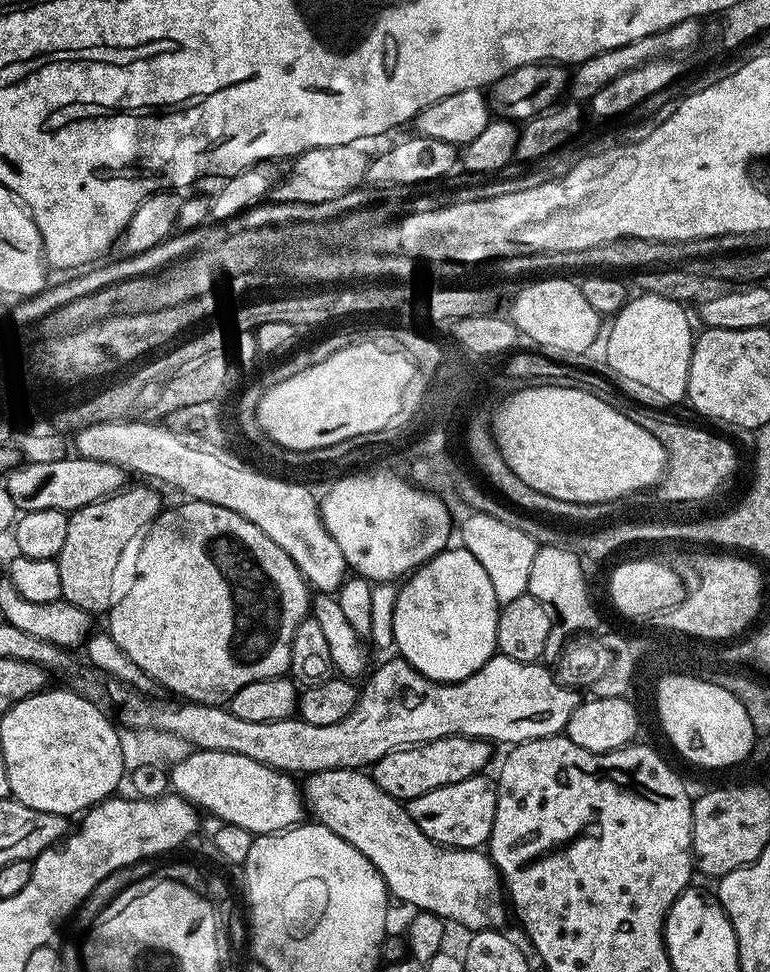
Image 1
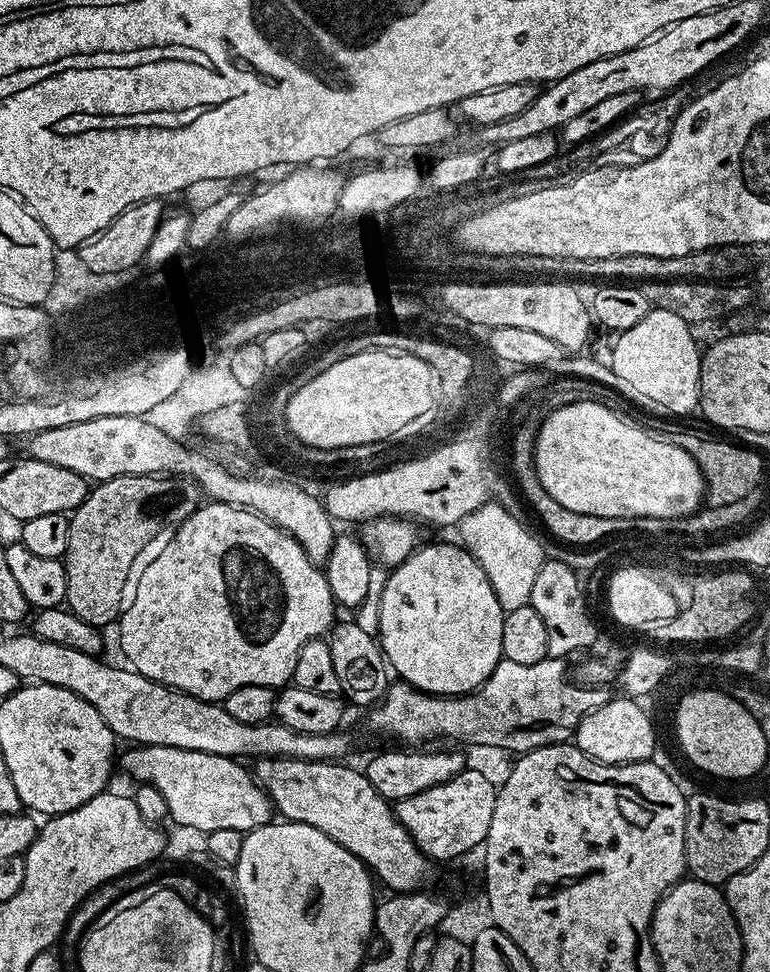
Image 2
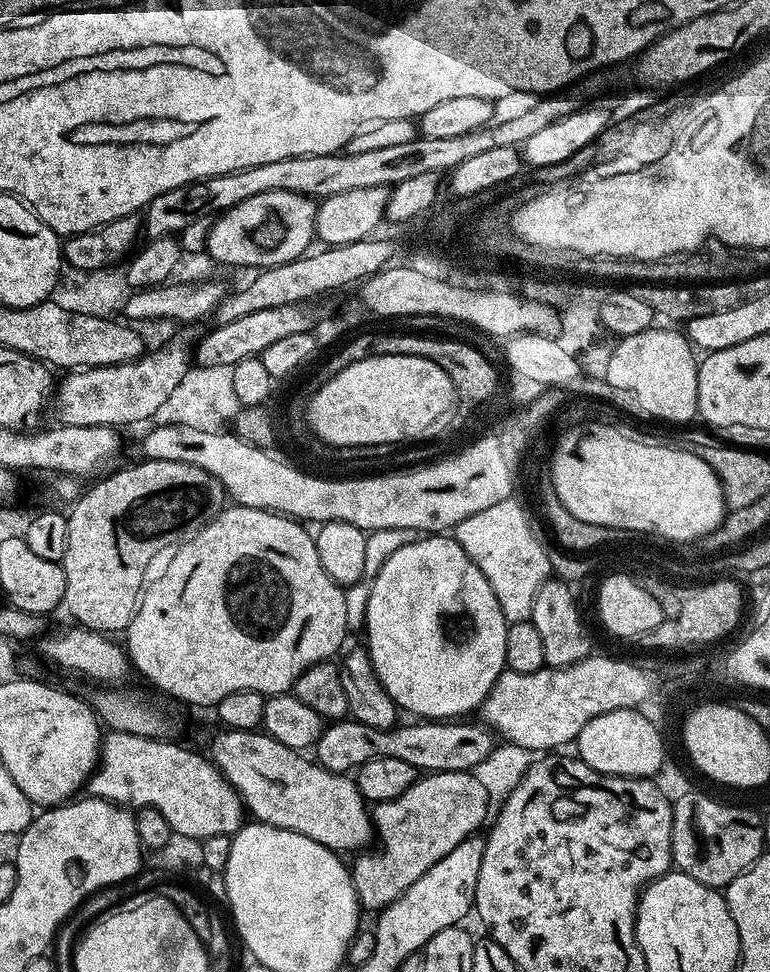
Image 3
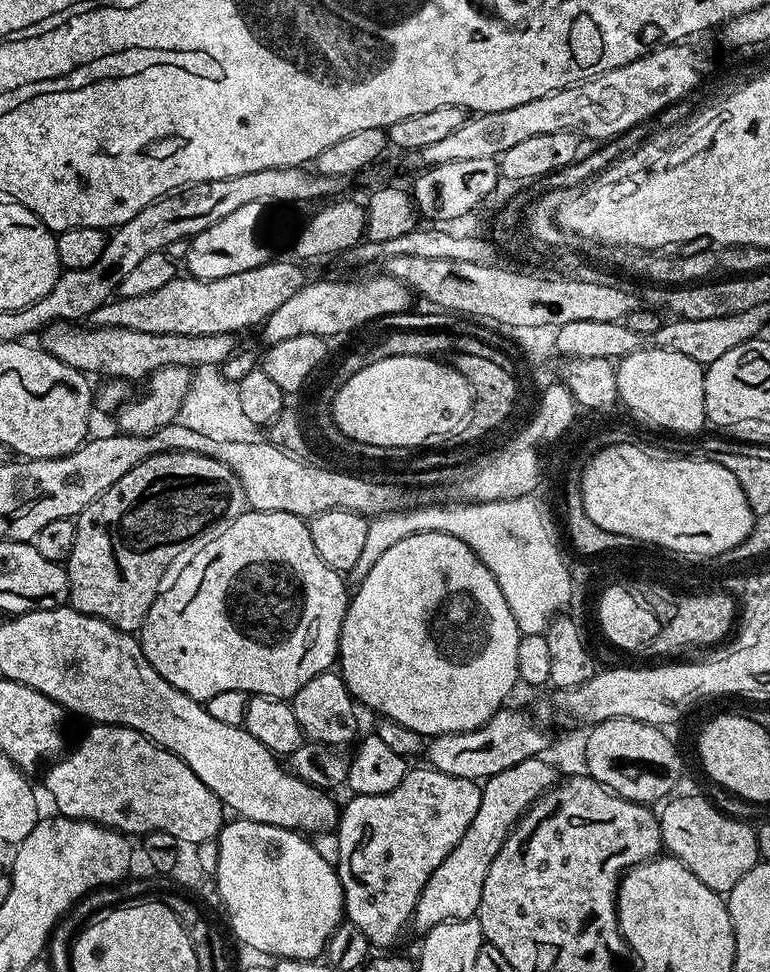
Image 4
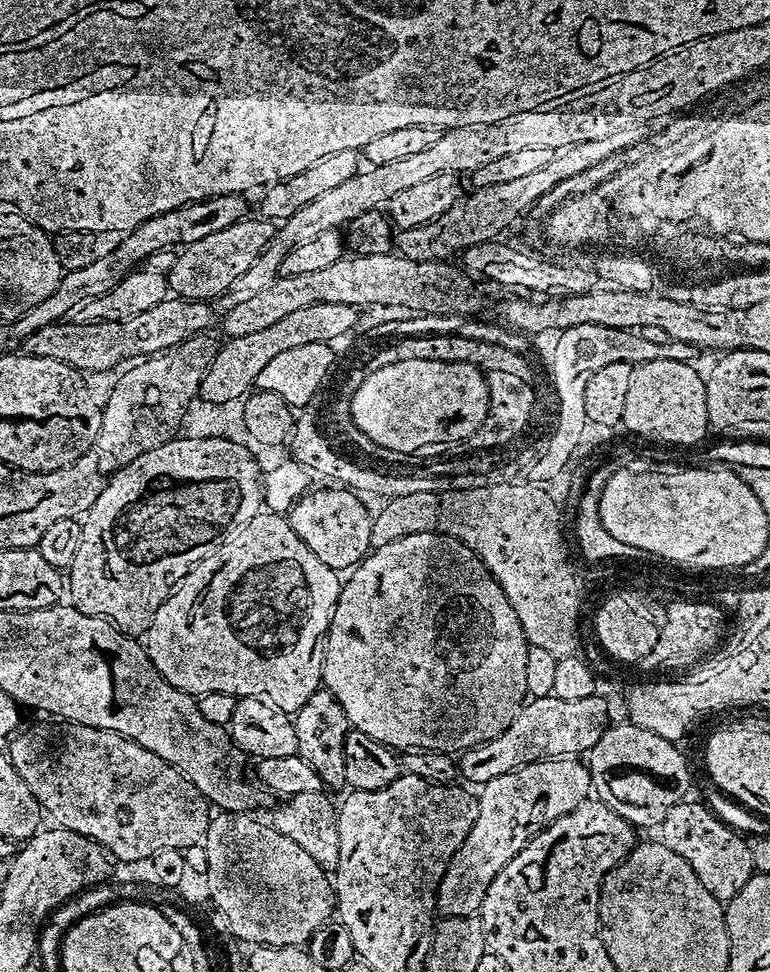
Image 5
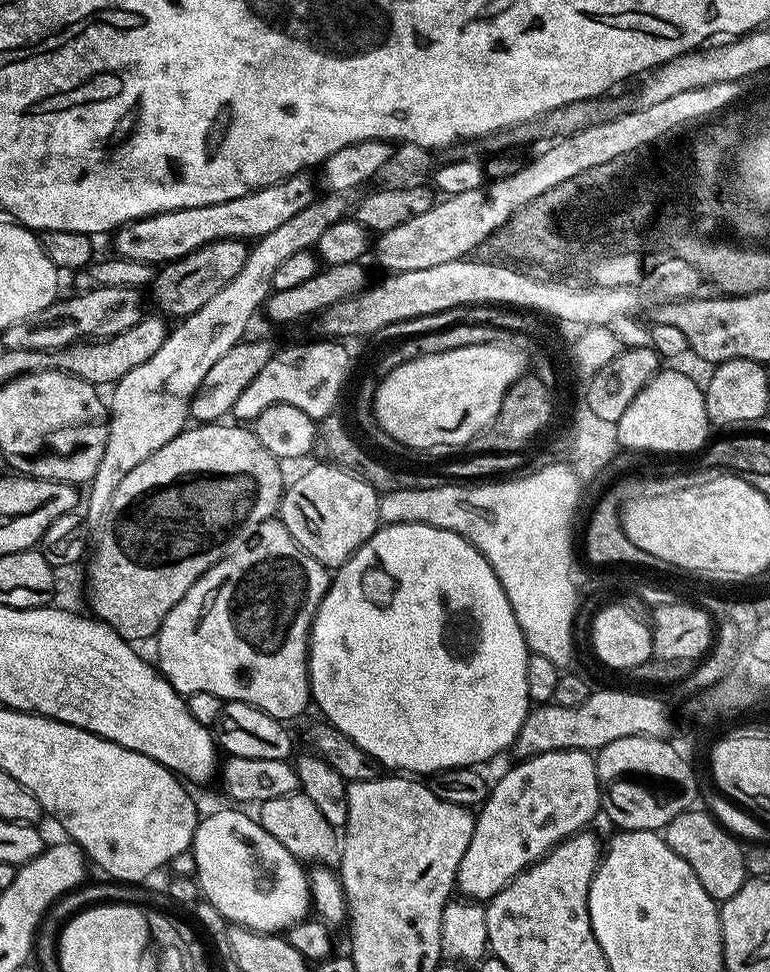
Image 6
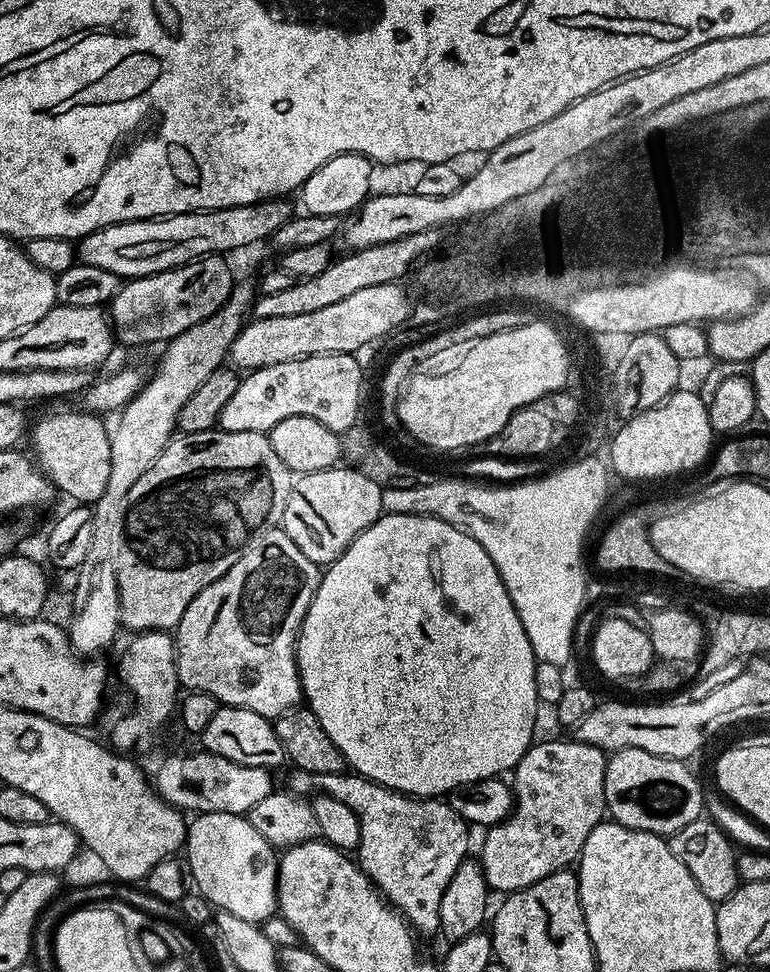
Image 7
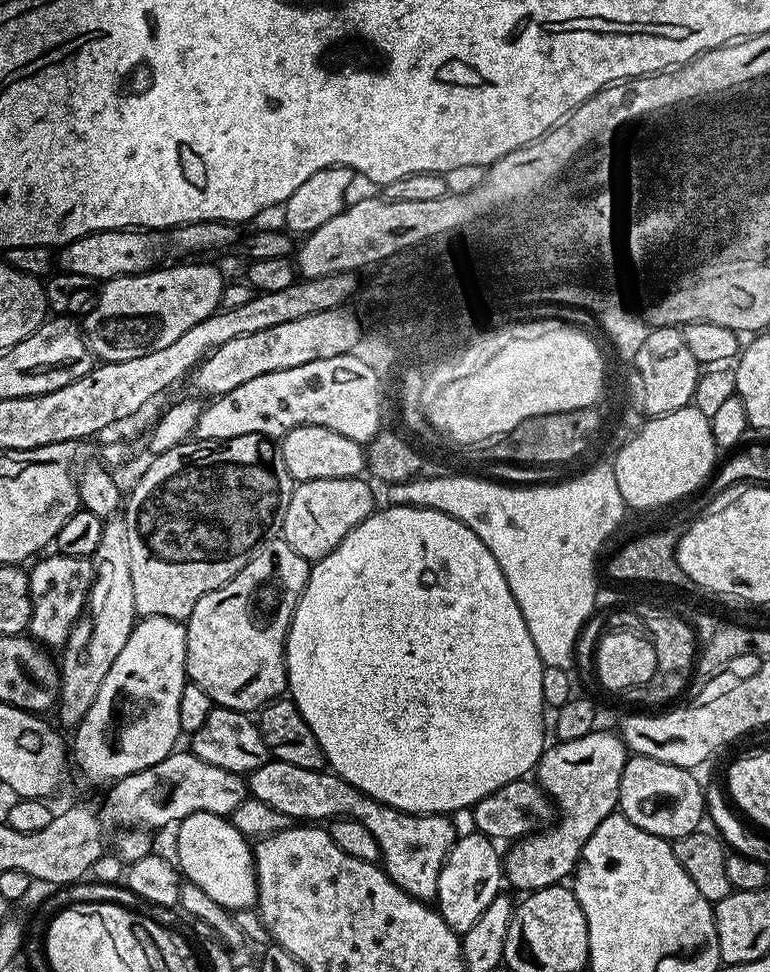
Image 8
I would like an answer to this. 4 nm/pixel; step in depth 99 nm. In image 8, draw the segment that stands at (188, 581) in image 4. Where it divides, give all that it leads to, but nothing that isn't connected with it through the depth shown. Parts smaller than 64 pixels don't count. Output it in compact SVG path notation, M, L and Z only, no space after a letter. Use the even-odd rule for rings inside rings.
M269 538L256 549L239 574L230 578L230 582L198 598L198 606L194 606L186 621L186 670L189 681L202 686L202 690L210 694L213 705L252 714L285 695L288 671L284 665L284 643L309 571L309 561L296 553L284 539Z

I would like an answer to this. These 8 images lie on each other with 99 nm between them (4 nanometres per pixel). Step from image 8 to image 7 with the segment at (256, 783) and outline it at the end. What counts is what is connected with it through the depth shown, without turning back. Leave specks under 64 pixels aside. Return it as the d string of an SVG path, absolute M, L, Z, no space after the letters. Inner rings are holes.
M348 770L334 774L297 771L295 775L290 788L297 796L303 798L309 794L333 796L338 798L338 802L350 806L354 814L358 814L358 822L362 826L362 838L358 849L360 869L369 876L380 895L421 937L422 935L435 937L440 931L442 894L446 894L446 886L450 886L454 870L458 870L460 863L469 855L470 826L467 822L443 799L405 796L402 792L395 792L392 788L376 784L373 780L367 780L366 777L355 775Z

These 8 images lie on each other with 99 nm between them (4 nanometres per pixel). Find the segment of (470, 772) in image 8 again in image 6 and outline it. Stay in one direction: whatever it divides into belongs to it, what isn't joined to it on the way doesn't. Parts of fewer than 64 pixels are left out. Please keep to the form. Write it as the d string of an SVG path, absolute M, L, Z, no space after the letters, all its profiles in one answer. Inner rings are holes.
M385 524L377 528L372 537L346 563L340 565L338 571L331 577L328 593L325 594L318 606L316 617L312 620L312 634L308 642L308 683L310 685L310 696L314 701L315 707L316 704L320 707L320 712L324 715L321 717L331 724L333 728L342 730L342 734L346 734L346 738L353 740L359 748L366 750L366 754L370 754L370 758L374 758L381 769L391 770L396 774L431 774L433 772L445 772L451 768L471 768L473 766L481 766L480 764L486 763L487 760L494 759L499 752L504 752L507 748L509 751L515 745L518 734L522 730L522 722L526 722L530 711L530 701L528 691L526 690L526 662L529 655L528 643L524 641L524 635L518 626L518 618L514 618L514 610L510 606L510 598L506 598L506 590L502 590L502 582L498 582L490 562L486 562L484 555L470 541L462 538L456 532L435 528L429 524Z

